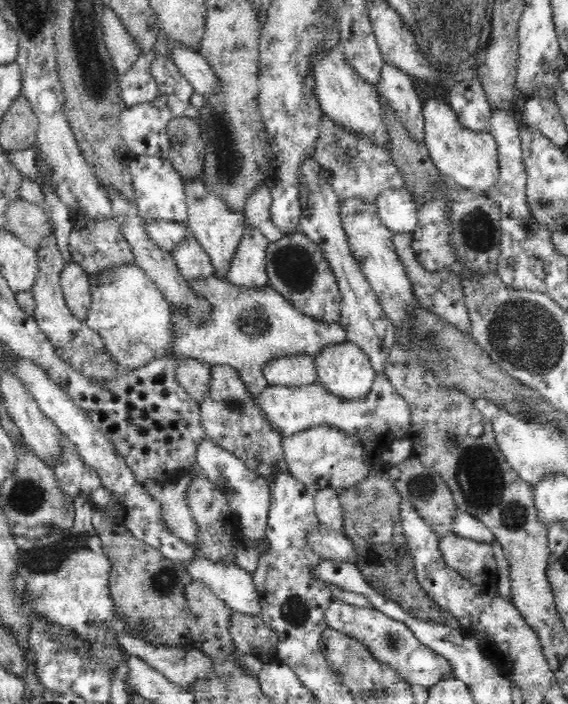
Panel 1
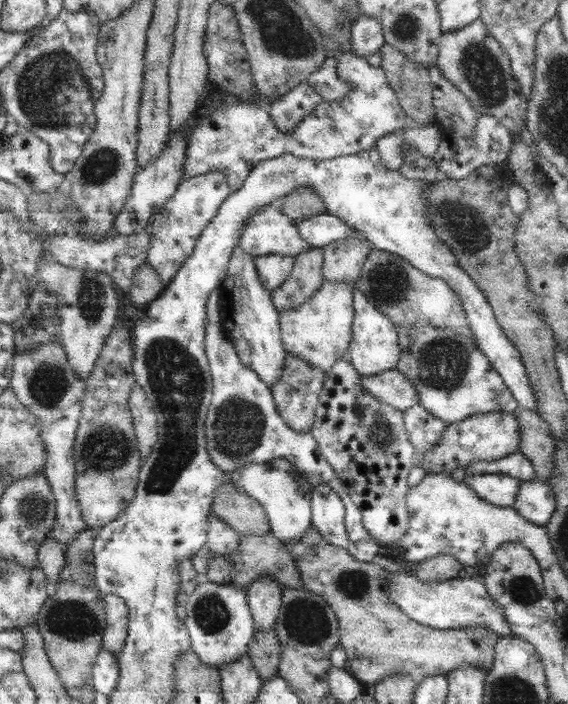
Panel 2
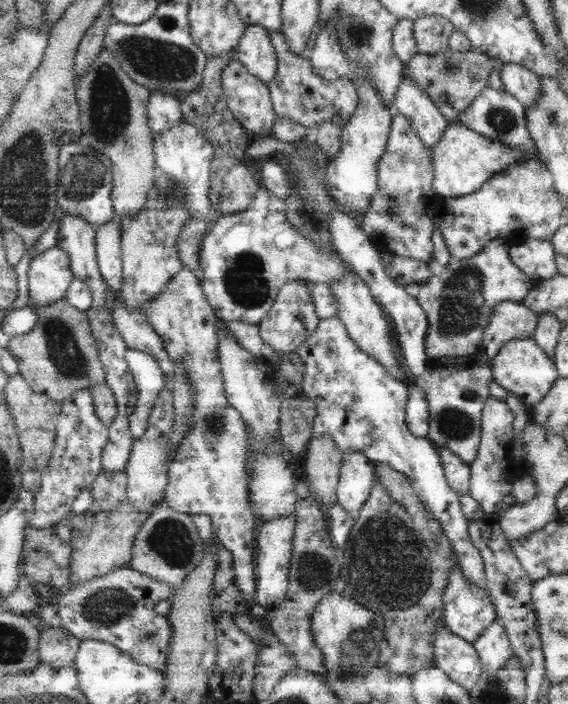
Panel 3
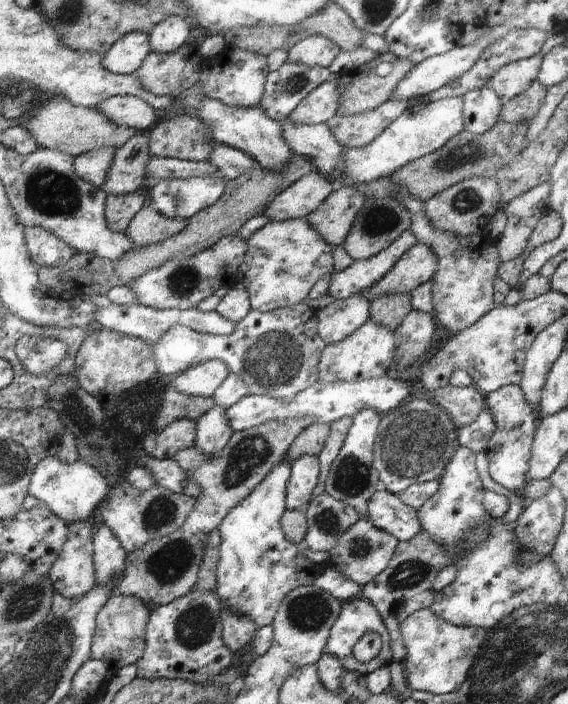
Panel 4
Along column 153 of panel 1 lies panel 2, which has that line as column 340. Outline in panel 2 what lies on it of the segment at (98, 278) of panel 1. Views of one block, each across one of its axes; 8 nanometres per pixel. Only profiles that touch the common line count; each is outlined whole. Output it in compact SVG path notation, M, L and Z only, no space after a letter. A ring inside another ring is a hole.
M323 281L319 289L296 308L289 308L279 315L280 337L284 353L298 356L310 366L323 372L338 361L348 361L346 355L351 338L353 320L354 284Z

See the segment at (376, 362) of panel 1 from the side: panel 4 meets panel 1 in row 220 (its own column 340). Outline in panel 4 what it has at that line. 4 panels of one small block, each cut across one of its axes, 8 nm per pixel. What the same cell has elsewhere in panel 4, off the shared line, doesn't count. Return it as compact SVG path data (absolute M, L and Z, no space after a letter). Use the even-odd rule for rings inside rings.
M357 294L317 309L317 336L325 345L341 342L369 321L369 306L370 301Z

